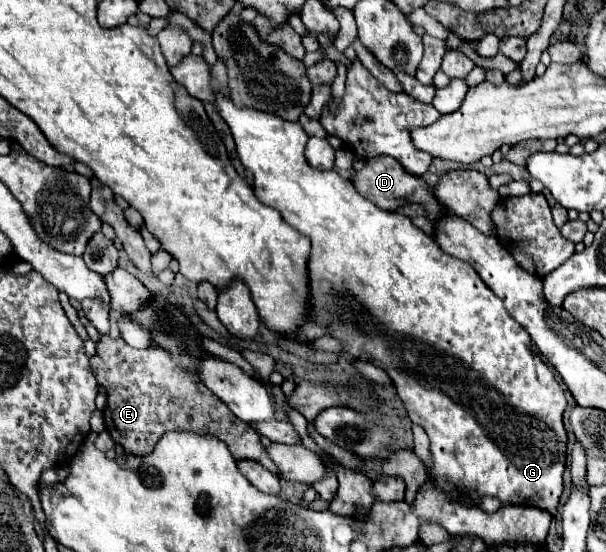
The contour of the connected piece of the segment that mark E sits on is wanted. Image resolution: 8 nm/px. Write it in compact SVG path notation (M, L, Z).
M152 294L152 298L136 310L136 322L152 336L154 344L150 348L132 348L122 336L112 340L108 334L100 334L96 354L90 358L90 368L98 384L108 392L104 424L110 436L130 454L150 454L156 440L168 430L210 432L228 444L236 460L256 460L270 472L278 472L260 442L260 434L238 420L230 408L204 386L198 372L190 370L198 368L206 358L200 334L190 318L176 304L168 302L168 298L164 308L164 296Z

